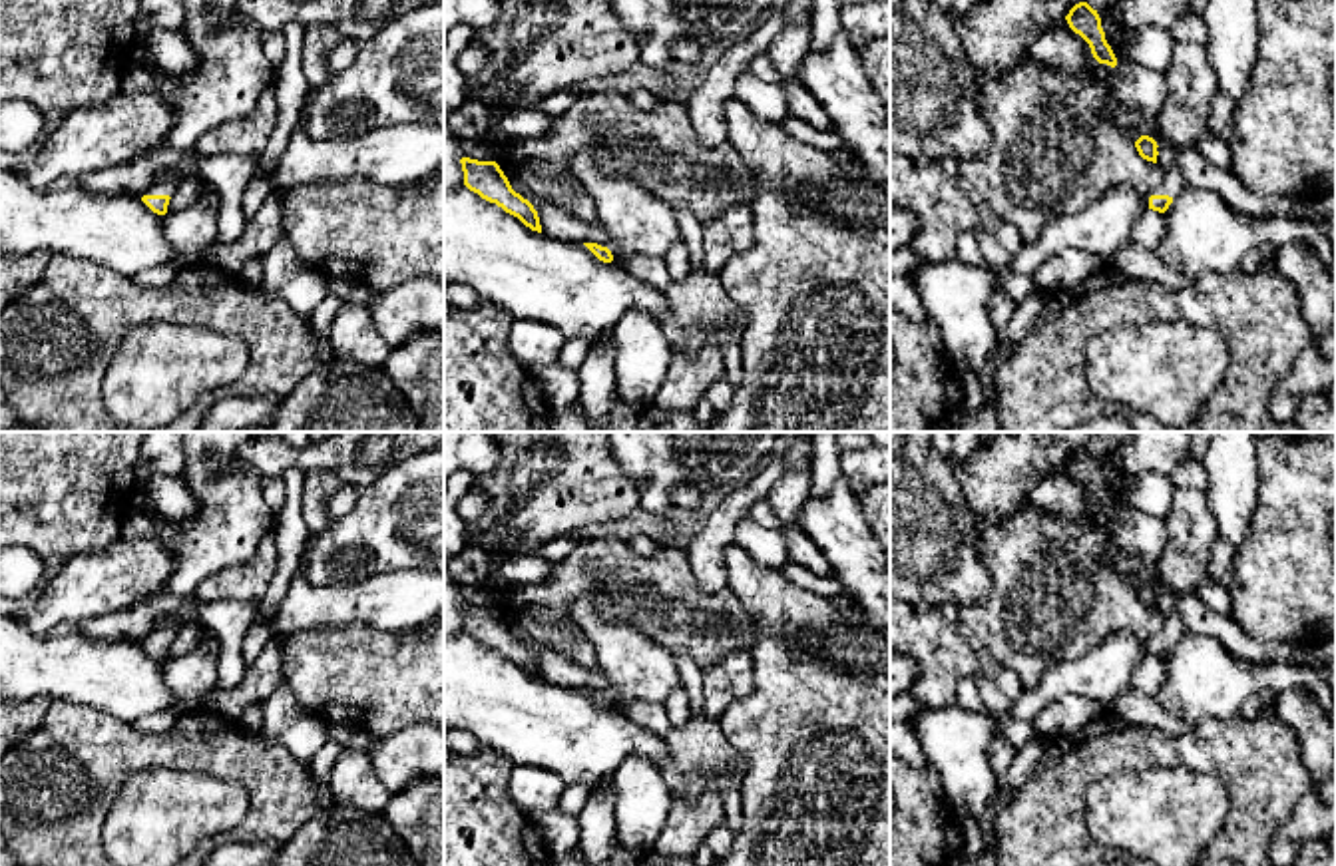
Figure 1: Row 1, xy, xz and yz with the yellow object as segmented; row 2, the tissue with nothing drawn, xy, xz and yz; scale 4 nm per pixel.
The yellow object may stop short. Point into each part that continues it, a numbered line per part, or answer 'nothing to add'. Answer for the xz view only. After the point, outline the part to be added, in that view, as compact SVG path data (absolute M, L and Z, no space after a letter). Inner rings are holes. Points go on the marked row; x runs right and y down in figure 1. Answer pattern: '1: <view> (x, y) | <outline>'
nothing to add

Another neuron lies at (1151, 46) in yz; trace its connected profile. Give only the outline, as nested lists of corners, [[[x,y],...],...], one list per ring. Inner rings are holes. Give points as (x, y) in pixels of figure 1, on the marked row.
[[[1141,26],[1117,34],[1111,44],[1129,62],[1165,72],[1171,64],[1175,38],[1169,28]]]

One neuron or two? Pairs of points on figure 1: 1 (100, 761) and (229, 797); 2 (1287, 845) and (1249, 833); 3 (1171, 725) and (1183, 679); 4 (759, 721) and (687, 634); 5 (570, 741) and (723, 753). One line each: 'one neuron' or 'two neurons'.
1: two neurons
2: two neurons
3: two neurons
4: two neurons
5: two neurons

